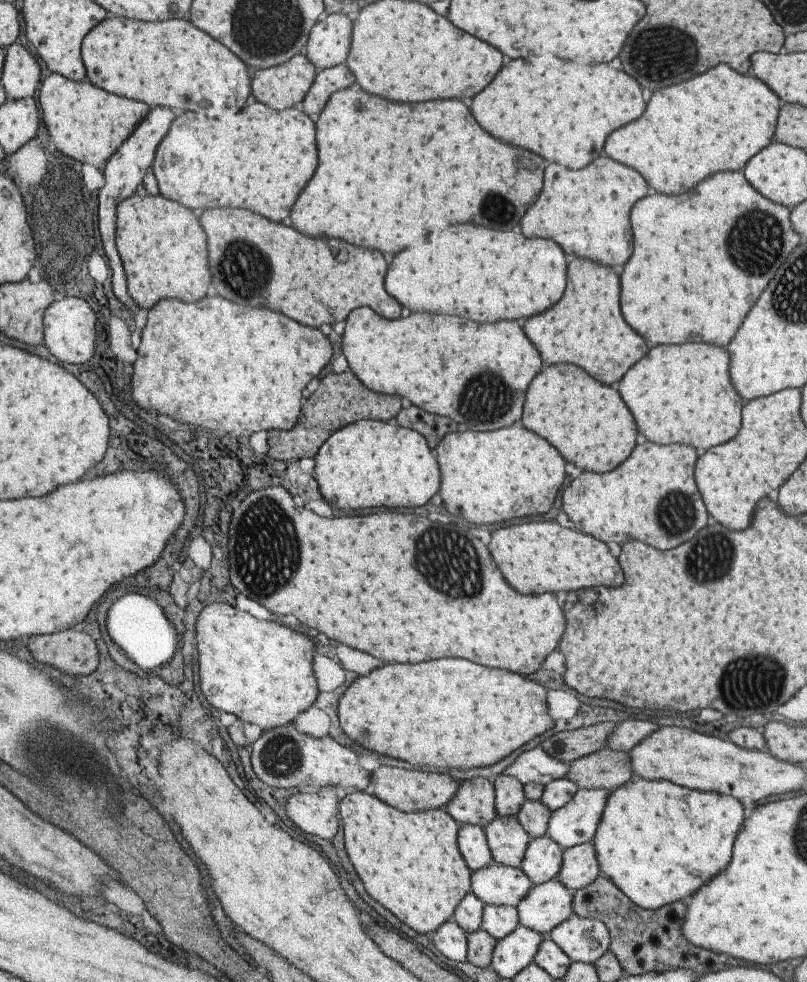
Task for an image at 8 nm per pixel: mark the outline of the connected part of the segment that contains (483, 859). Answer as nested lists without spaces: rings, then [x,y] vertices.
[[[464,824],[458,832],[458,848],[465,857],[466,864],[473,872],[486,869],[495,863],[493,852],[485,836],[485,830],[478,825]]]

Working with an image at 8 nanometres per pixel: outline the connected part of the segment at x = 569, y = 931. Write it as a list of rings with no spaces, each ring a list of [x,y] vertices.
[[[576,913],[571,915],[569,920],[560,924],[548,936],[563,950],[564,954],[570,956],[572,961],[594,964],[602,954],[605,954],[611,948],[611,935],[605,922],[591,918],[586,919],[585,917],[577,916]]]

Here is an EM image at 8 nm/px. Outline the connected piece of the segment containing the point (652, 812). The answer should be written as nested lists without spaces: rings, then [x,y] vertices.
[[[634,773],[627,784],[610,792],[610,800],[607,801],[607,808],[603,813],[601,823],[598,824],[597,832],[592,842],[598,852],[601,873],[606,877],[610,877],[615,882],[617,888],[620,889],[633,904],[640,906],[642,909],[655,910],[673,903],[678,903],[679,901],[687,901],[698,892],[700,888],[710,883],[723,871],[726,871],[731,864],[730,856],[732,856],[732,848],[735,848],[735,841],[743,828],[744,822],[744,808],[742,808],[742,804],[738,802],[736,797],[711,791],[688,790],[688,788],[673,784],[672,781],[665,779],[648,781]]]

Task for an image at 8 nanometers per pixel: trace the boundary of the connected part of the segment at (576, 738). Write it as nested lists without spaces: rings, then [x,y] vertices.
[[[596,723],[570,731],[553,734],[543,740],[540,746],[554,758],[570,764],[574,760],[588,756],[606,745],[608,736],[614,732],[616,723]]]

